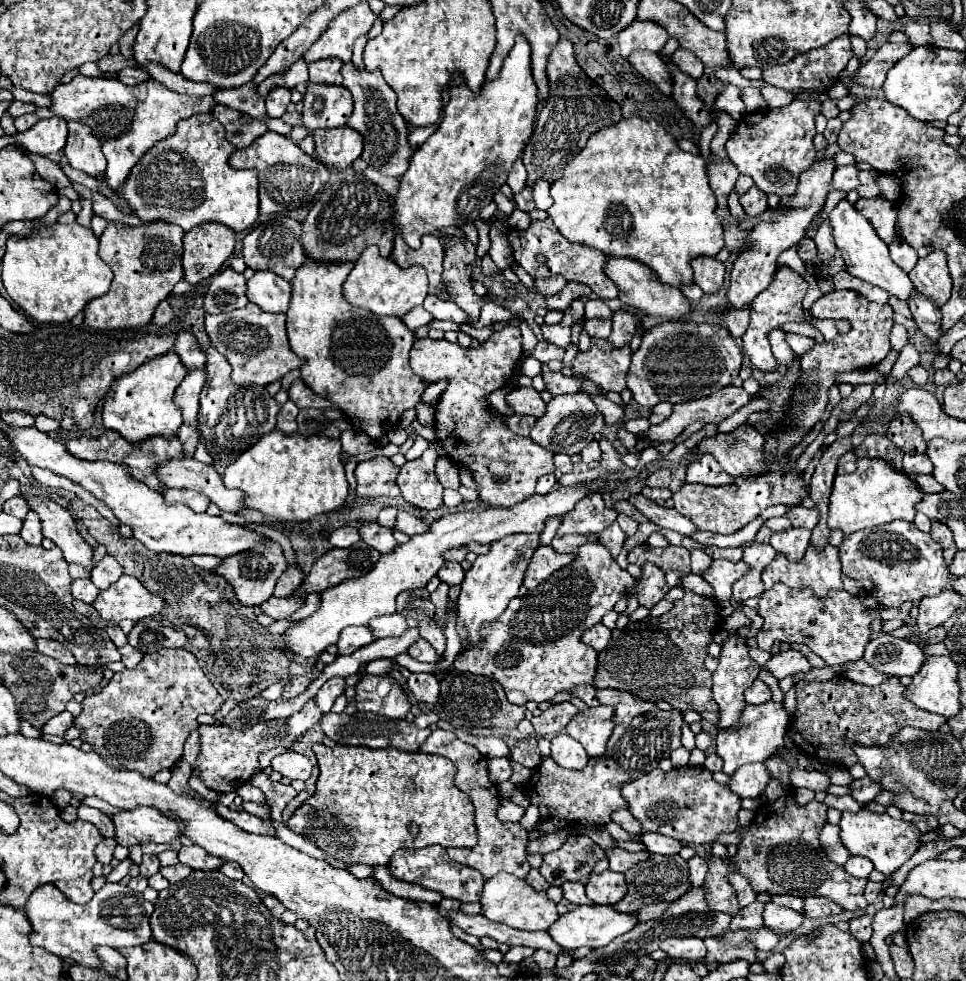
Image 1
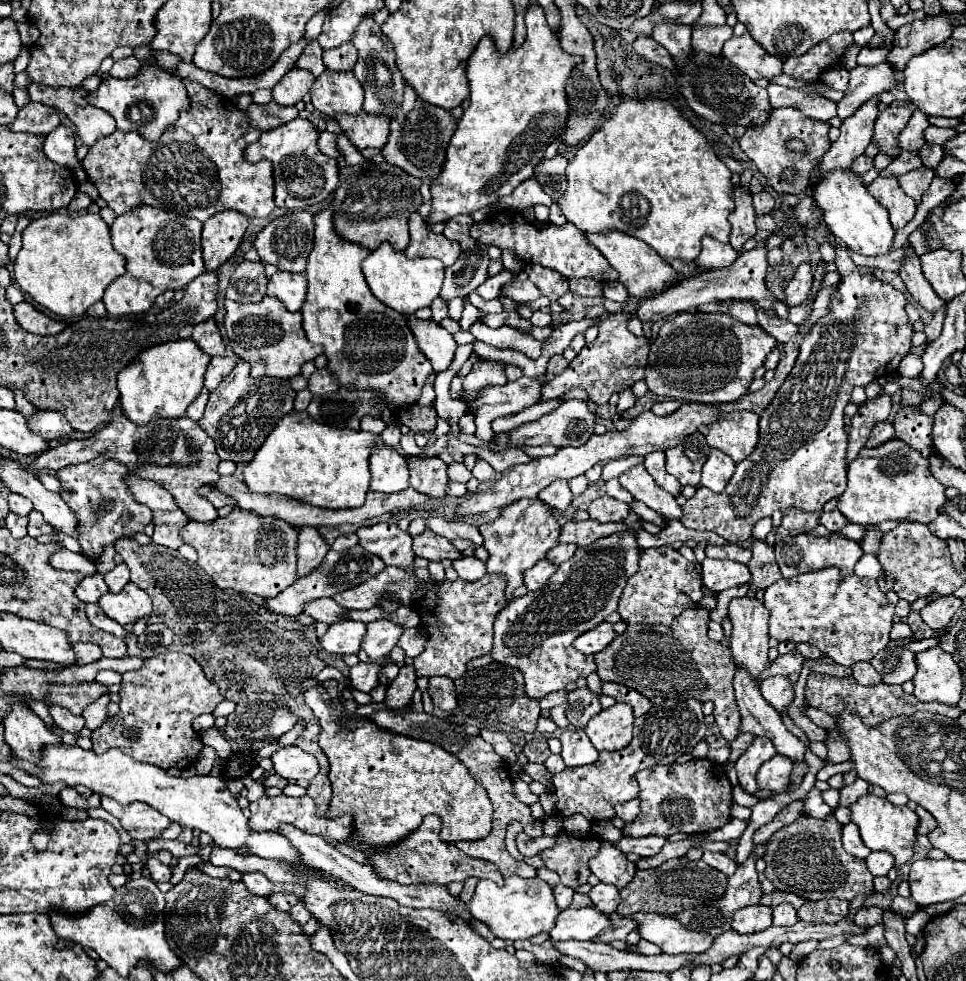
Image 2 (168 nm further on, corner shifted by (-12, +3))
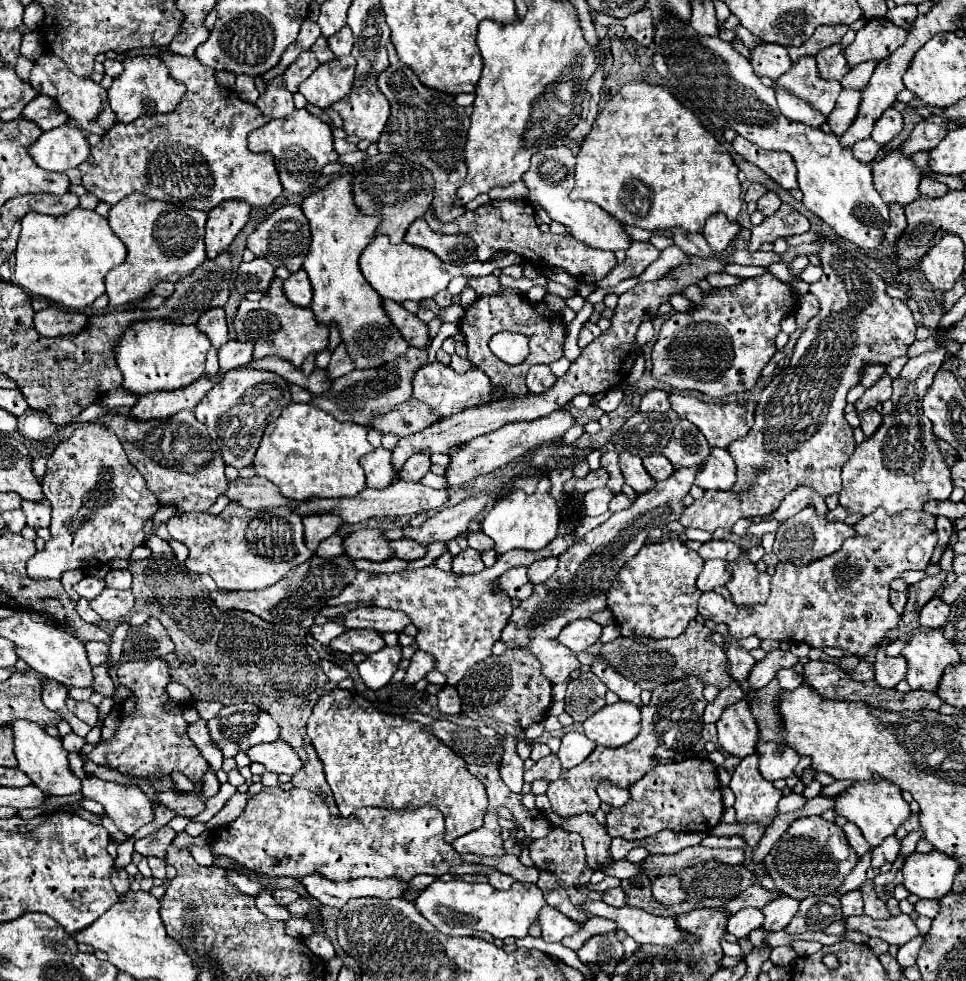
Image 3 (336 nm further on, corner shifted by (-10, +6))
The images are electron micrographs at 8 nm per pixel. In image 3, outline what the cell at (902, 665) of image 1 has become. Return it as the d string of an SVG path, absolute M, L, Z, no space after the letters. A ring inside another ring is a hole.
M882 646L876 654L876 664L874 664L874 674L876 674L876 684L882 688L896 688L900 680L906 676L906 660L902 656L890 658L884 654Z

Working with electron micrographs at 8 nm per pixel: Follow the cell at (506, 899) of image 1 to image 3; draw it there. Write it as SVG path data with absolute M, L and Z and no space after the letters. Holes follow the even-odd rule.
M434 880L416 900L416 910L446 936L474 936L476 932L492 934L494 938L524 938L532 922L538 922L538 912L546 906L542 890L536 884L514 882L510 890L500 892L490 884L468 884L464 880Z

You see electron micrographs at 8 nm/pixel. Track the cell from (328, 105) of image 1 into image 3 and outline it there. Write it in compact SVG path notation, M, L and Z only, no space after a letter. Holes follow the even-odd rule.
M352 56L334 58L328 64L320 64L298 88L298 92L314 106L328 108L334 102L350 94L354 80L356 60Z

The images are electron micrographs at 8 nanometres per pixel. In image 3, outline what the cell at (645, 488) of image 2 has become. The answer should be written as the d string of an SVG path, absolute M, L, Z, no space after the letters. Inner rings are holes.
M628 450L620 452L620 470L626 478L626 484L630 484L636 490L636 494L644 494L654 486L654 480L648 476L646 468L642 466L642 458L630 454Z

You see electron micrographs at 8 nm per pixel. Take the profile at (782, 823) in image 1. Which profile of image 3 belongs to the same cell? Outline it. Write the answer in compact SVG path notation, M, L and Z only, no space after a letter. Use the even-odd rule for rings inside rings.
M820 816L796 820L764 858L764 866L776 882L778 890L796 900L804 900L816 892L834 894L856 862L858 856L848 844L842 828L834 822L826 822Z

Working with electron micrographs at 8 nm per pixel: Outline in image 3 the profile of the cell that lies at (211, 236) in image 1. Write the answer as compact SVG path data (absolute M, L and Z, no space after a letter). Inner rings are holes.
M226 200L208 212L206 222L206 254L208 258L216 258L220 252L228 250L230 242L248 222L250 206L242 200Z

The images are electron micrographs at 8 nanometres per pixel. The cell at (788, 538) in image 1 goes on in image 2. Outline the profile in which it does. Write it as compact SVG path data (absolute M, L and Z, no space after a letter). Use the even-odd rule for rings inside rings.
M788 509L784 511L782 517L782 527L788 531L798 531L798 533L808 533L818 525L818 515L822 511L816 513L808 513L808 511L798 511L798 509Z

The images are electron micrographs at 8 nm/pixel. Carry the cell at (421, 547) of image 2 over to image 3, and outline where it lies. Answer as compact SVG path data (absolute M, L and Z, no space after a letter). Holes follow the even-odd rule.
M406 538L392 542L392 552L394 552L394 558L406 560L406 562L422 558L422 556L426 554L426 550L428 550L426 546L420 546L420 544L416 544L414 540L406 540Z

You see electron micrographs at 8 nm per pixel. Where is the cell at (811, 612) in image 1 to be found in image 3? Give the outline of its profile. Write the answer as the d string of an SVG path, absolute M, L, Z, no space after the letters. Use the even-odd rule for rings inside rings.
M878 508L874 514L864 516L854 528L858 534L848 538L840 552L832 556L822 556L808 566L794 566L788 562L780 562L772 576L772 592L766 604L758 606L736 606L732 598L722 598L716 592L704 592L698 600L698 612L704 620L712 620L716 624L726 624L728 634L734 638L772 638L778 642L806 642L812 648L842 648L850 650L854 656L864 658L876 644L882 642L888 630L896 628L900 616L892 610L889 603L890 582L898 578L906 570L924 570L930 564L932 552L938 542L934 516L926 512L910 512L904 510L900 514L886 514L884 508Z

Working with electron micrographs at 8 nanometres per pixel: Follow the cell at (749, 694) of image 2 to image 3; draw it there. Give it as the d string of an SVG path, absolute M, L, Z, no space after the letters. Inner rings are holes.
M726 644L726 656L730 660L730 674L734 680L742 684L742 688L748 688L748 674L754 666L754 658L748 650L744 650L738 644Z

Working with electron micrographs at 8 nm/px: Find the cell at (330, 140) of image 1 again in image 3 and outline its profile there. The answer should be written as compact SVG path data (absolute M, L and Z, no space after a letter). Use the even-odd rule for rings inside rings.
M374 76L354 78L352 92L344 100L332 104L332 110L344 120L346 134L370 142L378 142L390 116L390 104L378 90Z

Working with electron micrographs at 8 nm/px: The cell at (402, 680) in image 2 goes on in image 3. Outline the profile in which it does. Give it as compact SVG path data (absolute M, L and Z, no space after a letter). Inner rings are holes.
M416 650L414 656L410 658L410 666L408 666L408 672L406 672L404 682L406 684L416 684L418 680L422 680L432 670L432 664L434 664L432 656L428 656L426 652Z

